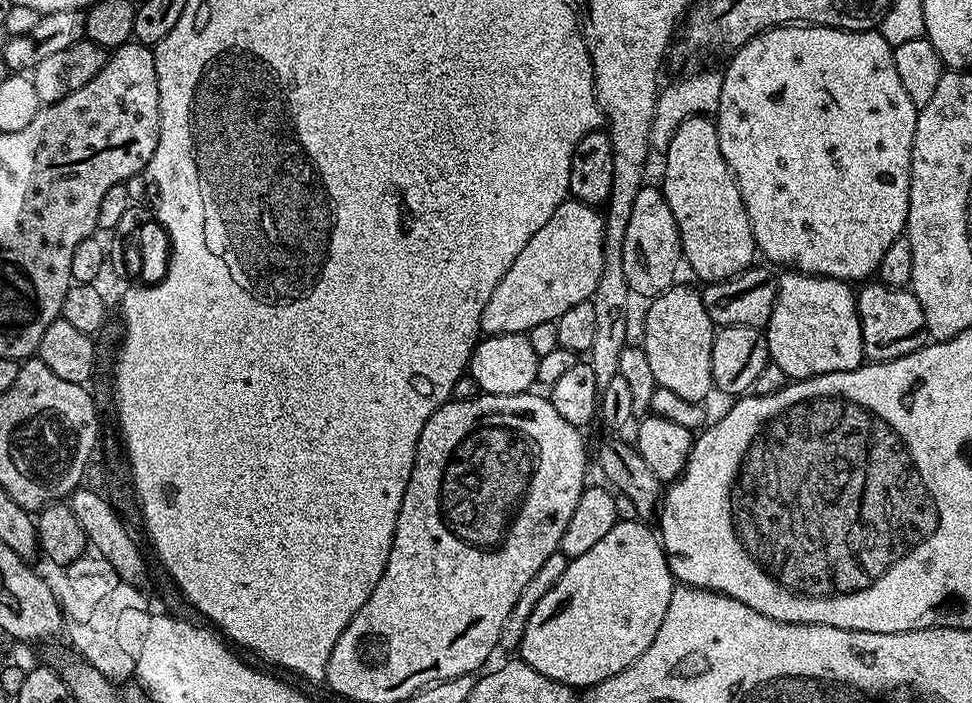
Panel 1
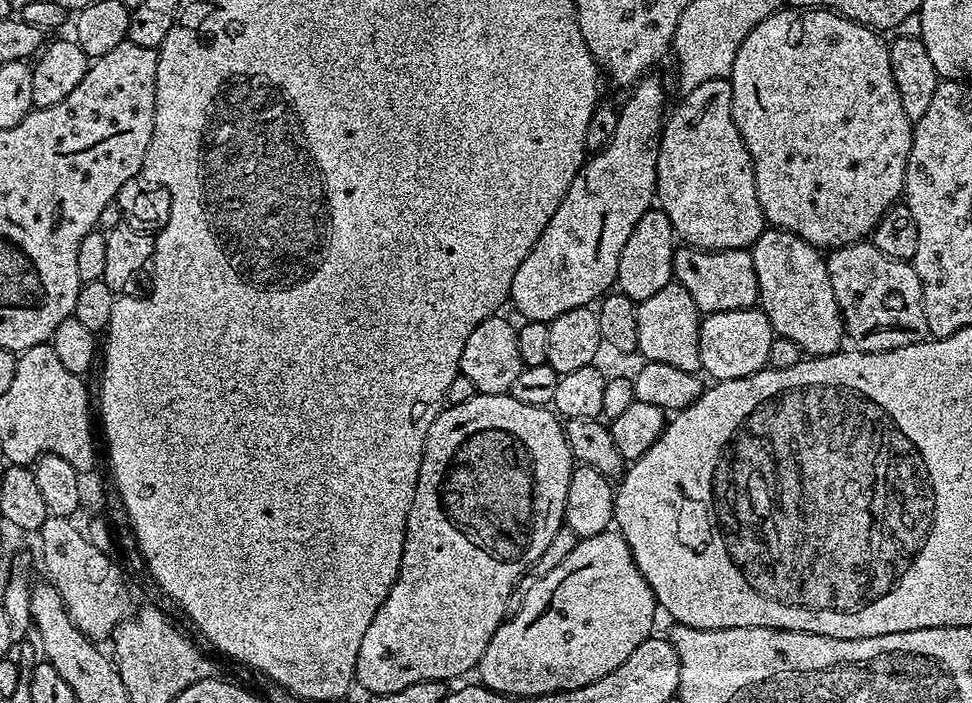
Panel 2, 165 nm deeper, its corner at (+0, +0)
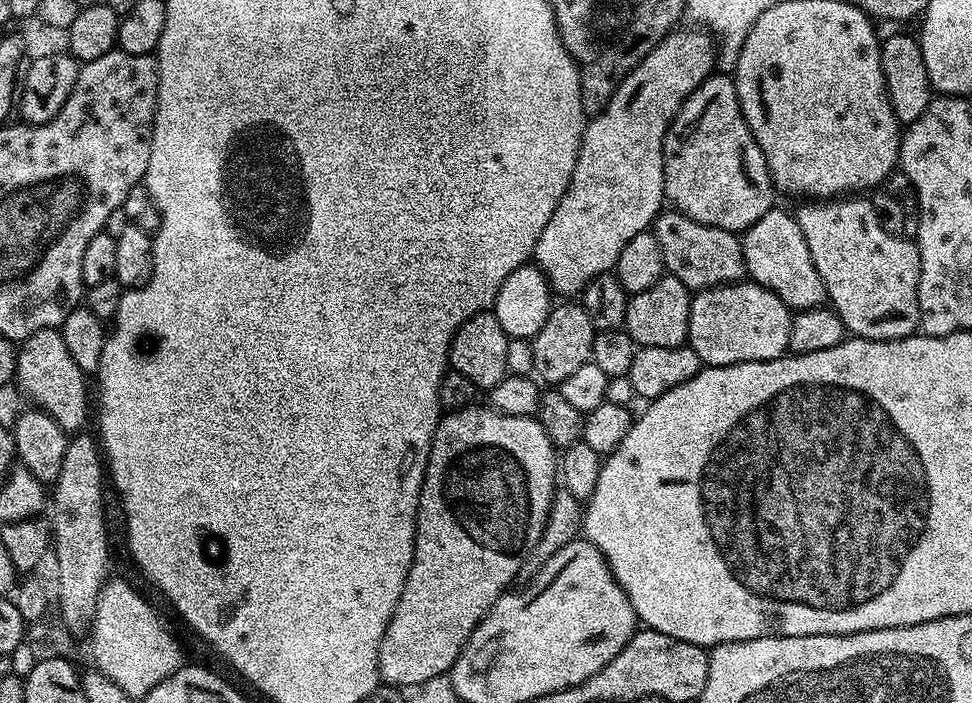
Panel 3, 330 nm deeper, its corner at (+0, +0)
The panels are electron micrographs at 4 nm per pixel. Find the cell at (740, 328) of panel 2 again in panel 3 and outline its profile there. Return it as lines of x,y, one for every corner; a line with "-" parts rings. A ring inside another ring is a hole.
737,282
734,284
720,284
717,288
703,288
701,292
695,293
692,297
692,305
690,306
690,318
688,319
688,338
687,347
692,348
698,354
701,365
717,368
718,366
726,366
727,364
741,364
742,362
762,362
763,360
777,360
779,356
788,352
788,343
790,342
790,322
792,321
793,309
786,306
786,302
782,302
782,298
778,298
778,294
774,294
770,290
766,290
761,284
751,282

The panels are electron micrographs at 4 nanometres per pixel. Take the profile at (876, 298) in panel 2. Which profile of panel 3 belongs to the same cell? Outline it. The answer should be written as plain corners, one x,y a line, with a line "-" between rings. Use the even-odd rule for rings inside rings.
828,198
823,202
804,202
794,215
802,234
806,238
806,246
810,246
810,258
814,258
814,266
824,283
824,295
833,312
842,318
845,329
853,337
861,340
901,340
903,336
913,335
920,327
920,307
918,306
918,282
920,281
920,249
911,239
890,234
882,226
878,214
868,198

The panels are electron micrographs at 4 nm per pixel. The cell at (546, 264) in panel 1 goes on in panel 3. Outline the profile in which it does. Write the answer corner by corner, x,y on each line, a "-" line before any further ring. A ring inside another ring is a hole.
673,30
664,37
662,42
658,42
658,46
654,46
654,50
650,50
650,54
646,54
646,58
642,58
642,62
635,70
618,86
618,90
614,94
614,98
610,98
610,102
606,106
606,110
602,110
598,115
591,117
585,123
584,136
580,140
580,153
576,159
574,166
574,174
570,178
570,186
566,190
566,194
562,194
562,198
558,202
558,206
554,210
554,214
550,214
550,222
546,222
546,230
542,230
542,234
536,243
534,253
534,264
540,269
540,272
548,280
548,284
553,293
561,292
561,297
572,298
575,294
583,293
584,288
595,276
603,276
611,273
618,262
618,254
622,254
622,246
626,246
626,242
630,242
630,238
634,238
634,234
642,234
649,231
653,227
654,221
660,215
666,204
664,194
664,136
668,132
672,119
678,114
678,110
684,105
684,100
690,98
690,94
694,94
694,90
698,90
698,86
706,77
713,75
716,68
716,49
717,41
713,39
707,31
691,30
692,32
680,32
681,30

